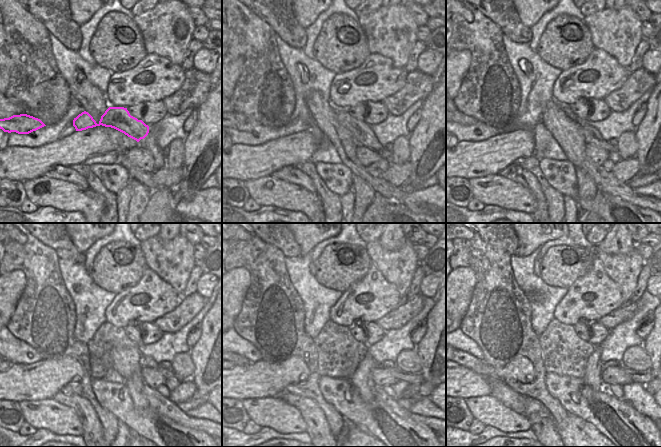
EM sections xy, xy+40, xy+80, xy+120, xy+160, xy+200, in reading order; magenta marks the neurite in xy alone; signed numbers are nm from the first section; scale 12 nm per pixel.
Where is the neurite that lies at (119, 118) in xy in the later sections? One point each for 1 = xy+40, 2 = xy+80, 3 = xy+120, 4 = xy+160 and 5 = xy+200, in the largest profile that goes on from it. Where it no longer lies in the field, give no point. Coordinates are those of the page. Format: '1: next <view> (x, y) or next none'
1: next xy+40 (362, 133)
2: next xy+80 (592, 136)
3: next xy+120 (145, 361)
4: next xy+160 (417, 378)
5: next xy+200 (642, 377)

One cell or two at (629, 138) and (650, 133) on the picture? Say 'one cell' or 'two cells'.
two cells

